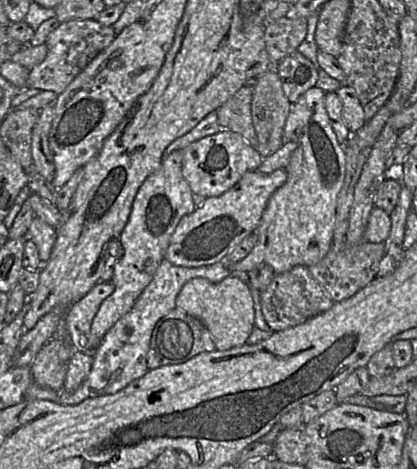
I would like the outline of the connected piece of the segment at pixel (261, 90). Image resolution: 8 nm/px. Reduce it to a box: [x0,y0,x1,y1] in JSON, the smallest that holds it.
[251,71,291,158]

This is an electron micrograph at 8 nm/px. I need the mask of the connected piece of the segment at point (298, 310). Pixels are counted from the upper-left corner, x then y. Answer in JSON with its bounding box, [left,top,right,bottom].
[261,265,334,332]

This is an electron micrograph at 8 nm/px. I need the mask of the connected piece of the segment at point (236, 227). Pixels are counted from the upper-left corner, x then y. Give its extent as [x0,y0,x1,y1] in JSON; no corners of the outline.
[164,168,286,267]

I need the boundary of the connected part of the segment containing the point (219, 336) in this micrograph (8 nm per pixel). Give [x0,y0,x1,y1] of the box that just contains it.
[176,276,254,350]

